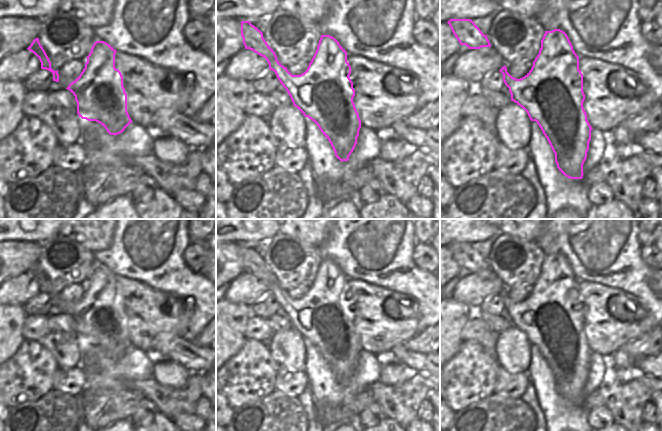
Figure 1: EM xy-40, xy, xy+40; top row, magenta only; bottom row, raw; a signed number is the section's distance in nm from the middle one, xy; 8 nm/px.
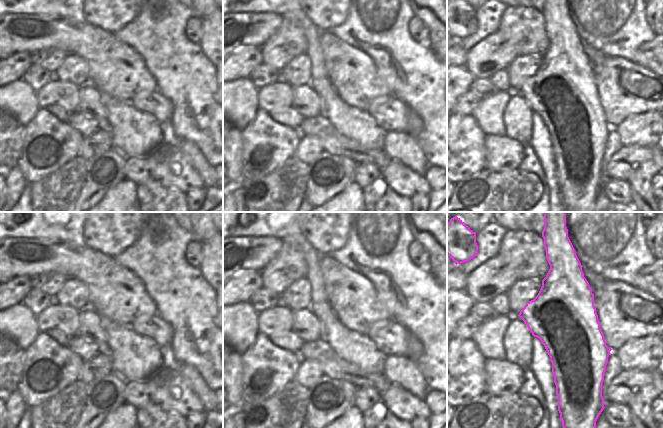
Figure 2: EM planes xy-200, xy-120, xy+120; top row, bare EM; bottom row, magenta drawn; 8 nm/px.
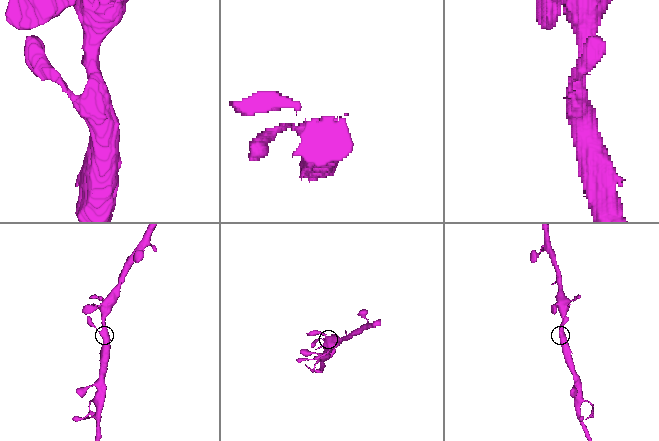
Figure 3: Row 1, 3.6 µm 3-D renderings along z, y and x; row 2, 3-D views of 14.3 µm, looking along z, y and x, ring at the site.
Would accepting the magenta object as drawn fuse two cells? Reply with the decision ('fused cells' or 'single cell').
single cell

